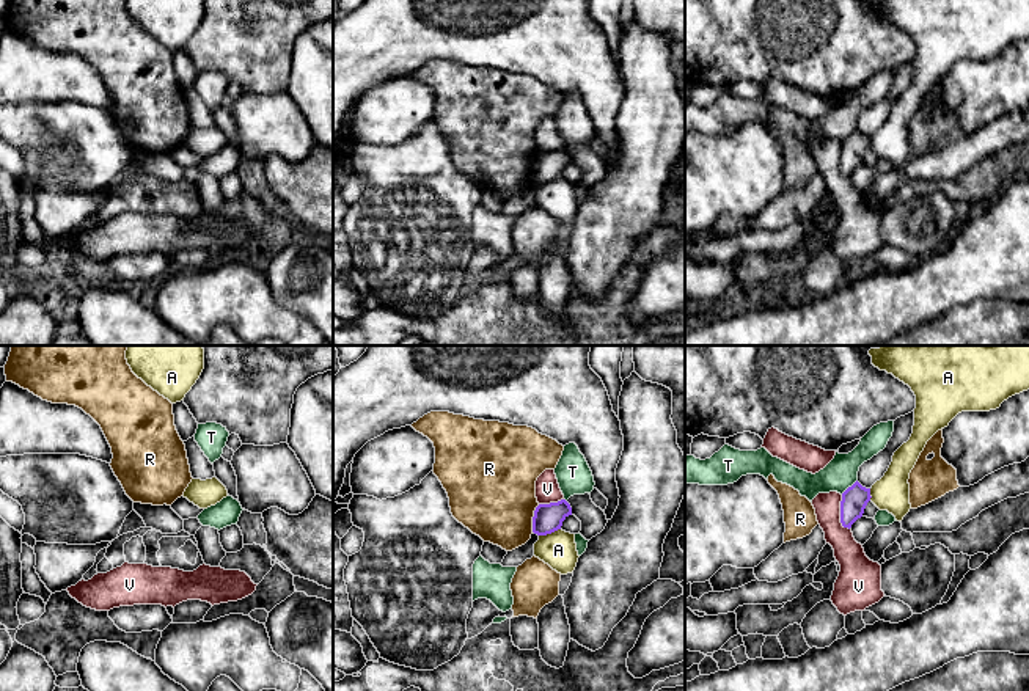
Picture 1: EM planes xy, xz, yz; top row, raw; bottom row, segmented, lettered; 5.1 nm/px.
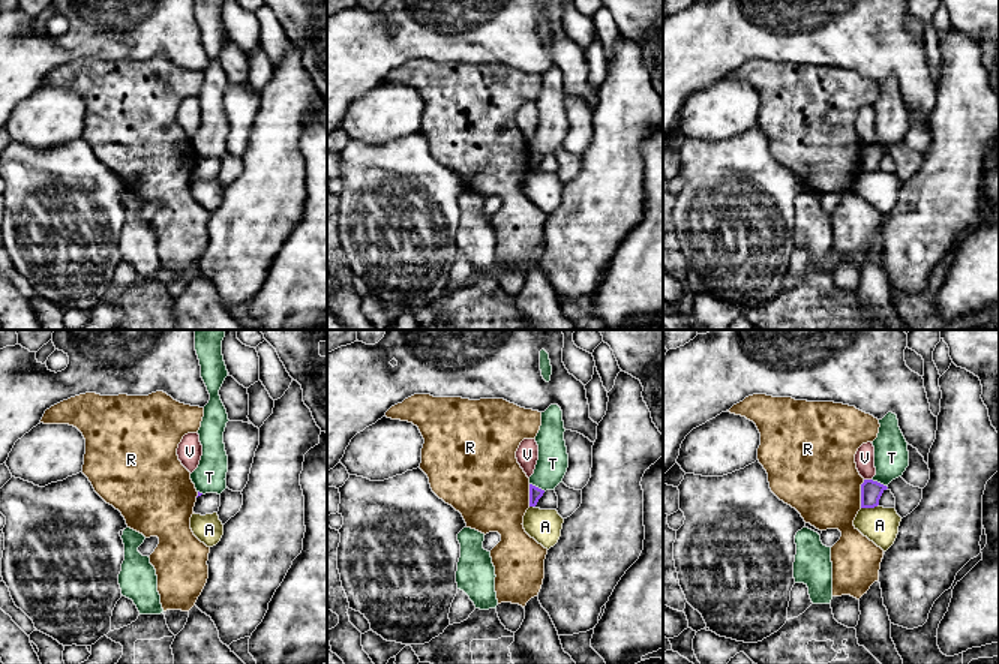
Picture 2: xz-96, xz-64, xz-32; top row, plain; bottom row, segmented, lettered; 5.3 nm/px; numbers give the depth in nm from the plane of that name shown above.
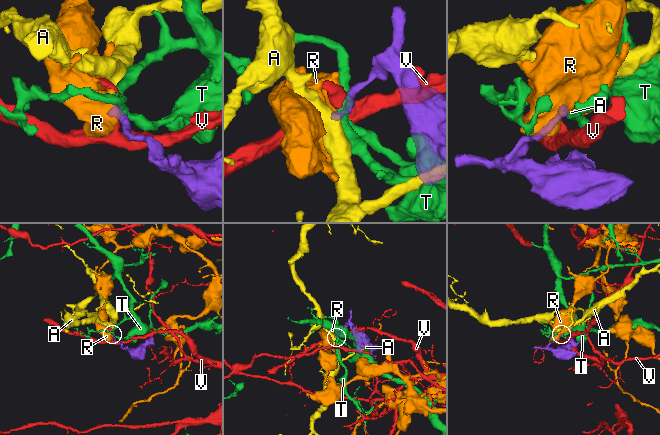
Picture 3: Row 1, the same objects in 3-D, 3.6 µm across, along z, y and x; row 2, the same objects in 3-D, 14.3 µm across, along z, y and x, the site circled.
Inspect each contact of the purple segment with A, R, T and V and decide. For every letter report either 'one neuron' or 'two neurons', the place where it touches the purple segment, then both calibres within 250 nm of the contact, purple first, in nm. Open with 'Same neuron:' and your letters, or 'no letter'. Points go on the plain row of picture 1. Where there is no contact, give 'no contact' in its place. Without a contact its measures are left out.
Same neuron: no letter
A: two neurons | xz (549, 181) | 150/180 nm
R: two neurons | xz (533, 167) | 150/440 nm
T: two neurons | yz (849, 135) | 140/160 nm
V: two neurons | yz (841, 162) | 140/150 nm

